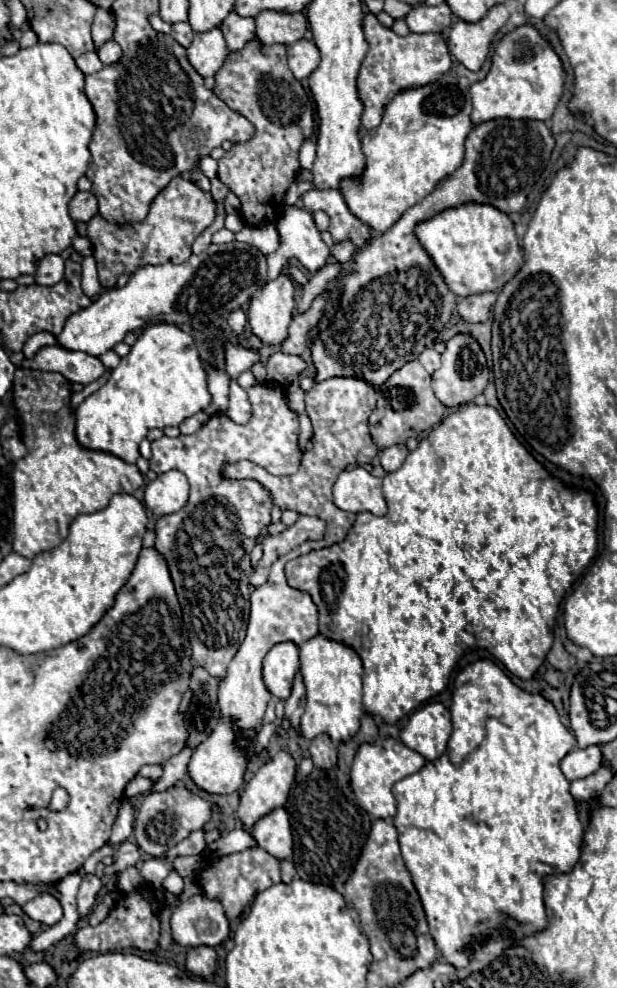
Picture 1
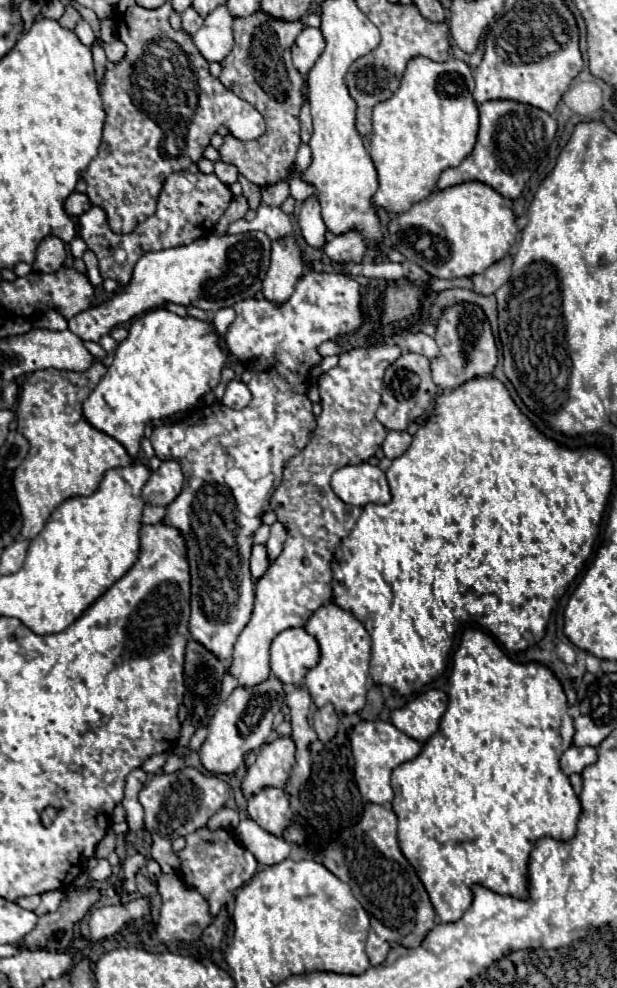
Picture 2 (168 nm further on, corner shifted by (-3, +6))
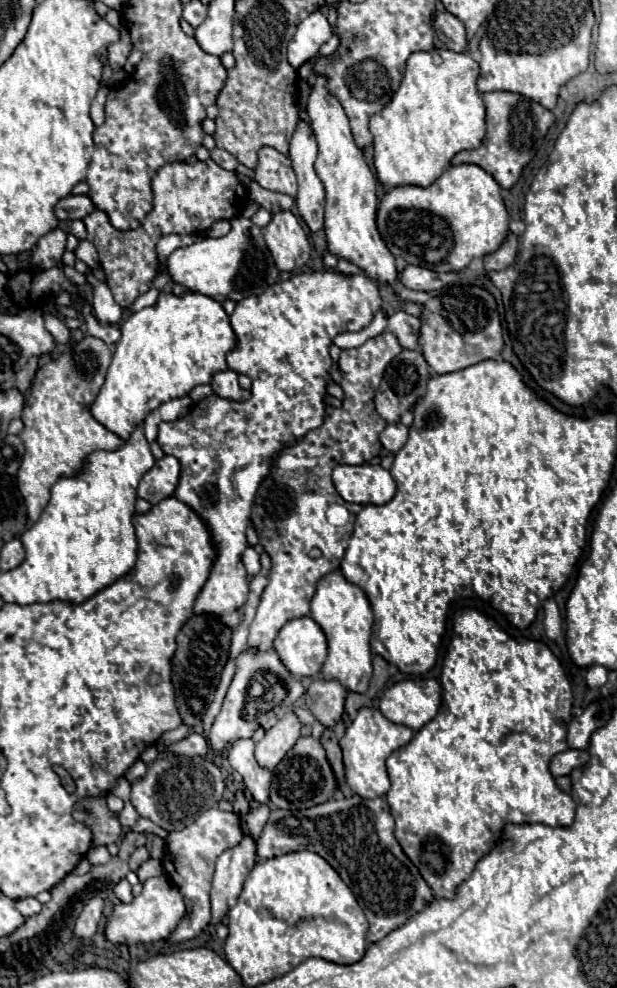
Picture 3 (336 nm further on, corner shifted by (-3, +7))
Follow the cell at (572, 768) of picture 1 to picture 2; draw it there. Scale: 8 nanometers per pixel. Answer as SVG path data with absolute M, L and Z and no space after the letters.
M568 747L566 753L560 759L560 769L564 775L582 773L586 765L592 765L598 759L598 753L594 747Z

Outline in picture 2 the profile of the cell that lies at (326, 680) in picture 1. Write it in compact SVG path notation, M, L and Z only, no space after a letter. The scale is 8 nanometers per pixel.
M326 603L314 611L306 631L320 643L320 663L306 675L306 687L318 707L332 703L340 713L356 713L366 703L370 635L364 623L336 603Z

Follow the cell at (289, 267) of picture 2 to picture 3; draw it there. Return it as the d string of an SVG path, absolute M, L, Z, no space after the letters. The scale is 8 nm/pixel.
M292 212L272 214L270 224L262 232L280 272L296 272L308 262L312 248Z

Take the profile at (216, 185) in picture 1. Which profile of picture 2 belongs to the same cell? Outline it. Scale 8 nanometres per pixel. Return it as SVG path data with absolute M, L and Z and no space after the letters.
M222 159L214 161L214 173L220 177L220 181L224 181L226 185L232 185L238 179L238 169L232 163L226 163Z

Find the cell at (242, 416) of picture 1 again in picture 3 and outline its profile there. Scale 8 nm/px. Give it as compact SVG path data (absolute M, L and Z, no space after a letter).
M226 370L226 372L218 372L210 386L214 388L214 392L220 396L220 398L226 398L226 400L234 400L234 402L246 402L250 400L250 390L242 388L238 384L238 374L234 370Z

